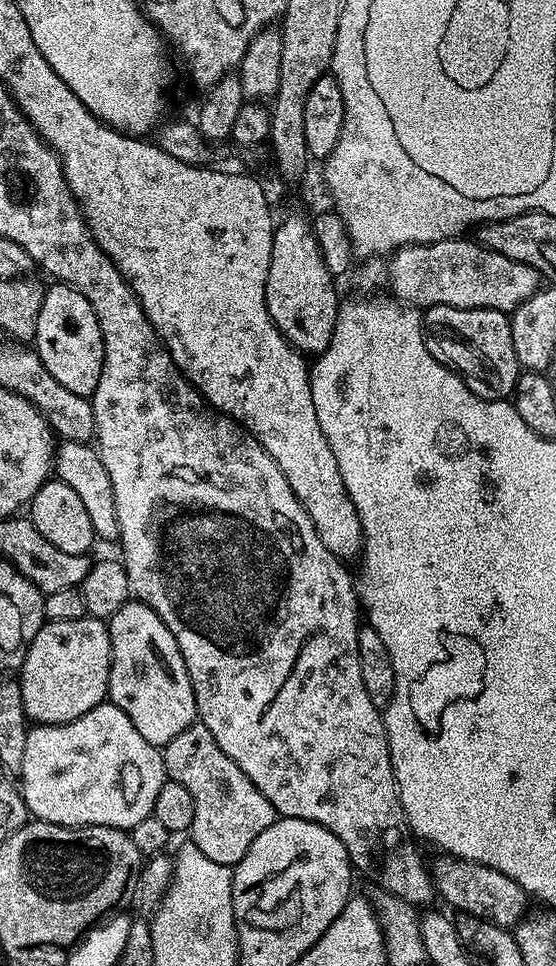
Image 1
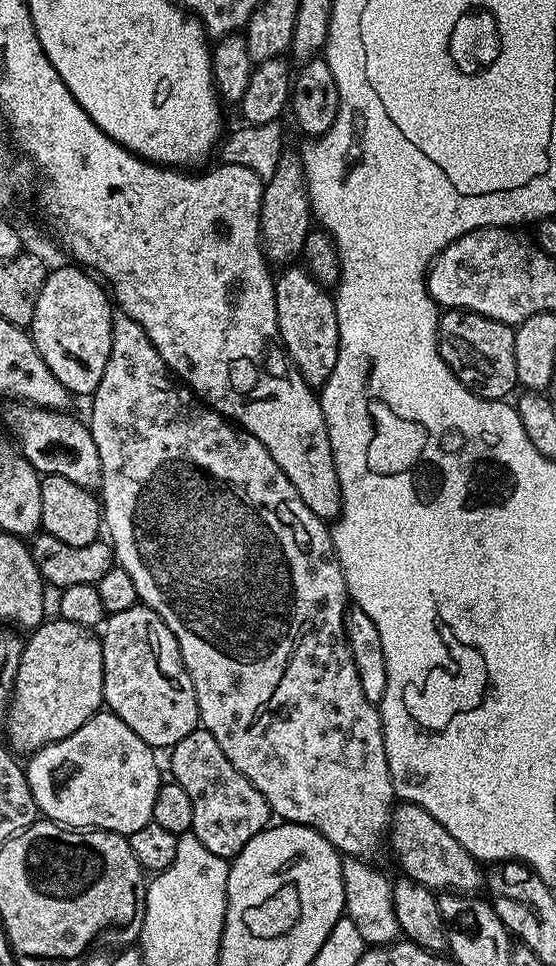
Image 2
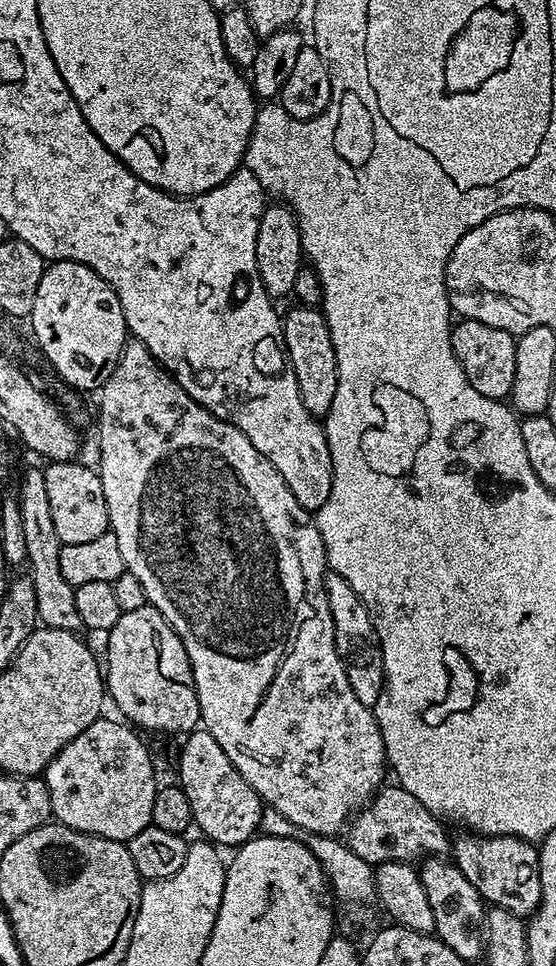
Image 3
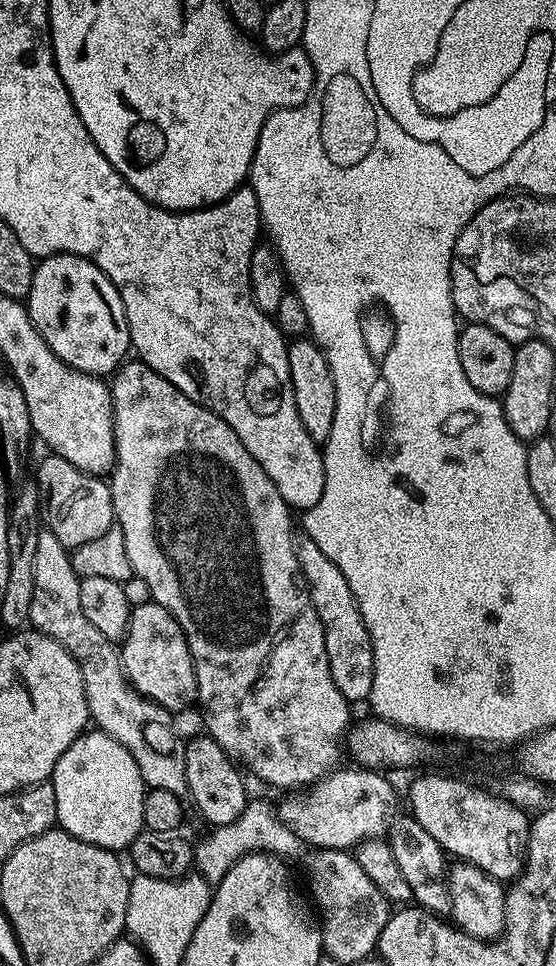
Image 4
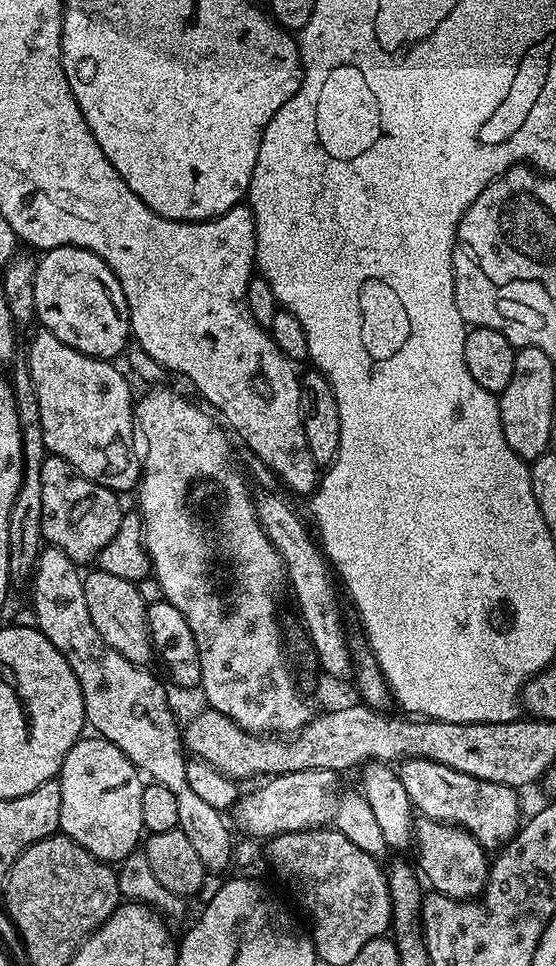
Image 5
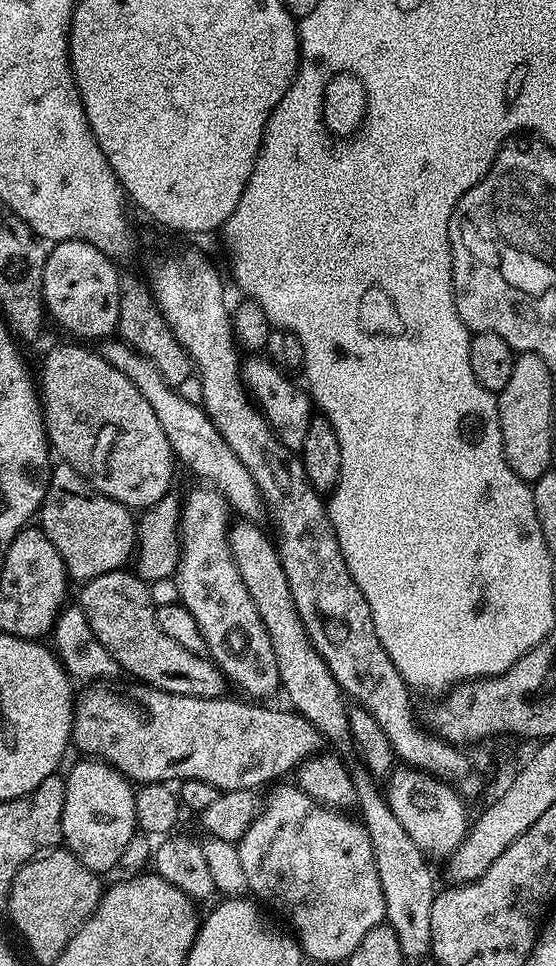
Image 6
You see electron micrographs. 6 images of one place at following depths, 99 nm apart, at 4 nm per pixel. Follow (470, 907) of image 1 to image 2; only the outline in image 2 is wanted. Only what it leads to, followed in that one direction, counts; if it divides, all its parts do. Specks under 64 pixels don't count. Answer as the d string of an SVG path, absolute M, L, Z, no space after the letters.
M404 802L393 811L392 827L386 837L387 847L392 848L396 860L407 879L424 888L455 892L457 894L476 894L486 884L486 872L467 850L453 838L438 822L438 818L430 818L422 806Z

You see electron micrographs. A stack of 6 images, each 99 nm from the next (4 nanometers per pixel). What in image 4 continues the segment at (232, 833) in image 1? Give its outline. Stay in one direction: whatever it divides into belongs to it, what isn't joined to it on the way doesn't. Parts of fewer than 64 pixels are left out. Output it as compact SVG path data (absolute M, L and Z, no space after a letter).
M201 734L189 739L184 746L186 758L186 782L188 796L196 803L196 808L209 820L209 825L232 823L242 814L248 804L250 793L244 785L241 769L218 746L213 736Z

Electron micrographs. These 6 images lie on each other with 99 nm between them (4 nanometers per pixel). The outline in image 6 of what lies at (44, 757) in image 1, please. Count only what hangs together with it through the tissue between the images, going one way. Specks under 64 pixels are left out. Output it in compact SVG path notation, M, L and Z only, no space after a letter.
M80 758L64 780L62 840L68 851L92 872L105 874L123 861L126 842L137 832L136 788L116 768L95 758Z

